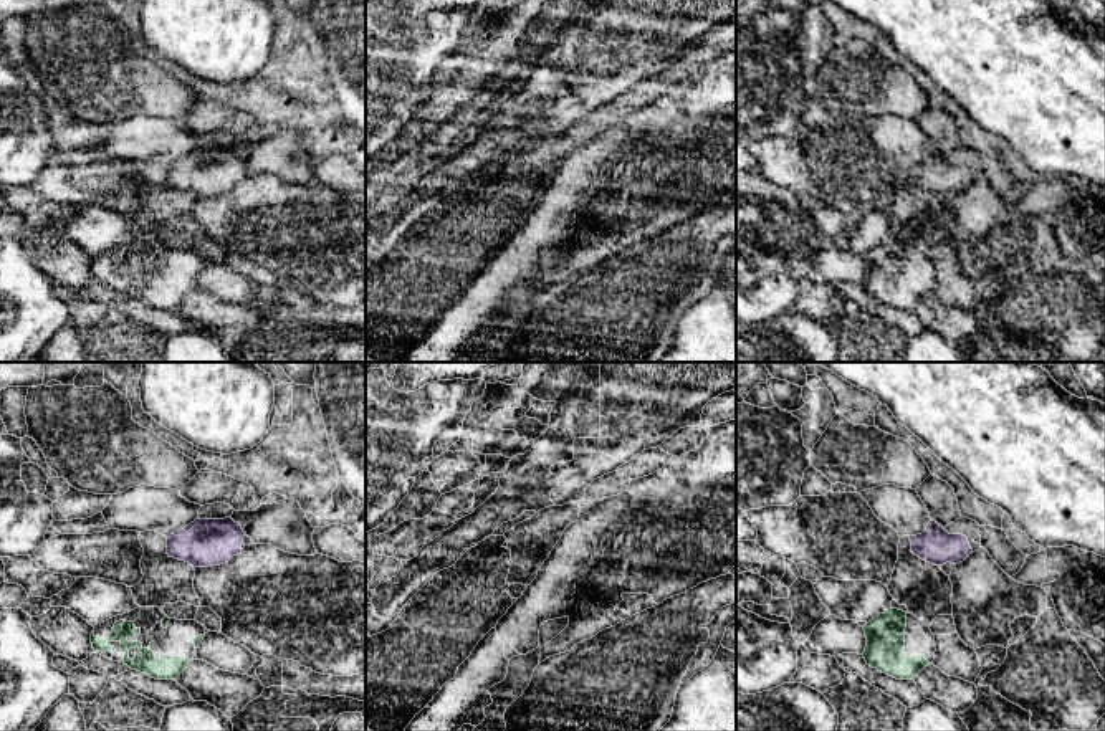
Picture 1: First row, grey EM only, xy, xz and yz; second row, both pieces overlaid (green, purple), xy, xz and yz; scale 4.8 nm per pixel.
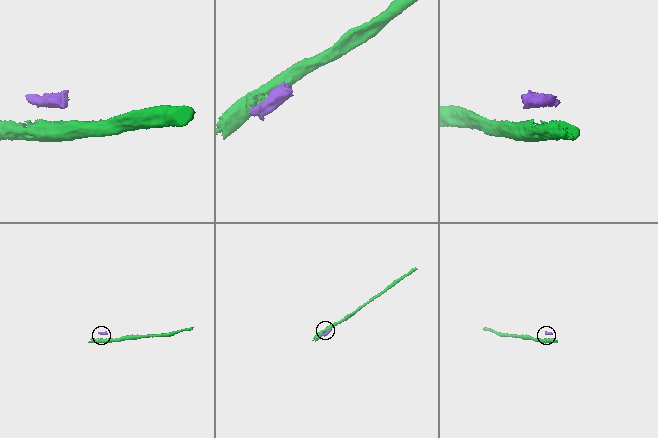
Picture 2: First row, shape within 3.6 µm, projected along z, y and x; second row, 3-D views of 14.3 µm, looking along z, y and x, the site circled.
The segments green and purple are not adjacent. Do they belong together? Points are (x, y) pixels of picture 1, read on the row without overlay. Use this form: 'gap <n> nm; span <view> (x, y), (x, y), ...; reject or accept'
gap 260 nm; span xy (161, 238), (179, 189); reject

